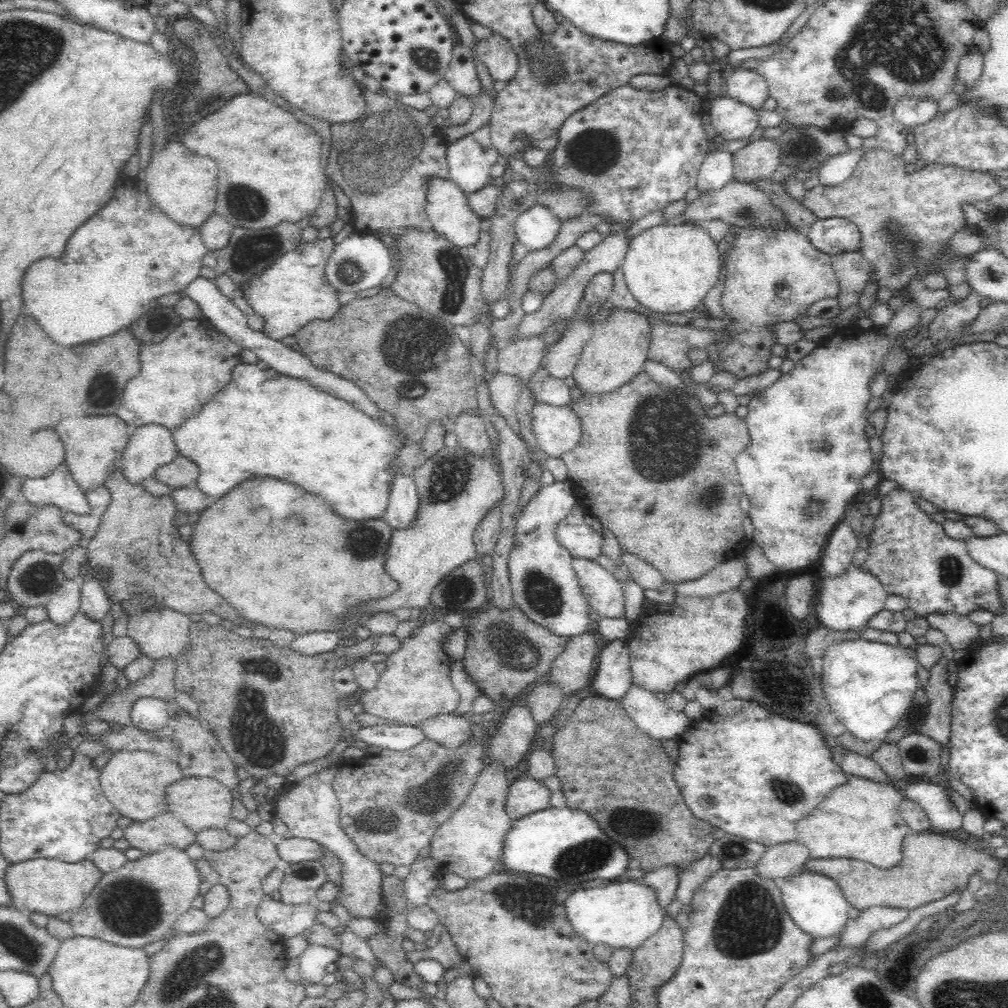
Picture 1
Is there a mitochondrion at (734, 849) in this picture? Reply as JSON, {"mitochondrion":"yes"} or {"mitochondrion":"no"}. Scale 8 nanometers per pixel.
{"mitochondrion":"yes"}

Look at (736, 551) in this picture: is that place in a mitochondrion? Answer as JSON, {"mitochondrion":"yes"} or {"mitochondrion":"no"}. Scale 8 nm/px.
{"mitochondrion":"no"}

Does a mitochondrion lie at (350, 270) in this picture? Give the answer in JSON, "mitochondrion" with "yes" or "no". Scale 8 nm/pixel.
{"mitochondrion":"yes"}

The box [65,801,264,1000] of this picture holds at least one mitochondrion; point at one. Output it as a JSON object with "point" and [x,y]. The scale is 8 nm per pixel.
{"point":[127,909]}

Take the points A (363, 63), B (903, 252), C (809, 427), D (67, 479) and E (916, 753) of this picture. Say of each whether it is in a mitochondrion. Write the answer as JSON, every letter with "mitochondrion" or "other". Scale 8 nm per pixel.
{"A":"other","B":"mitochondrion","C":"other","D":"other","E":"mitochondrion"}

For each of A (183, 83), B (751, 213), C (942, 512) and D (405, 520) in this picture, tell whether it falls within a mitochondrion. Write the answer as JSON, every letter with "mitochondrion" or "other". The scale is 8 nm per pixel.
{"A":"other","B":"mitochondrion","C":"other","D":"other"}

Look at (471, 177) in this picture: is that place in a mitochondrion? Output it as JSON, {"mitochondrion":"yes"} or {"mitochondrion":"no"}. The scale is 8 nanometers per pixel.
{"mitochondrion":"no"}

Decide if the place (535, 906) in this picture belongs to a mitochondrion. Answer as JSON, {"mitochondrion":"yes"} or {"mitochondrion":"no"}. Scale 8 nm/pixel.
{"mitochondrion":"yes"}

